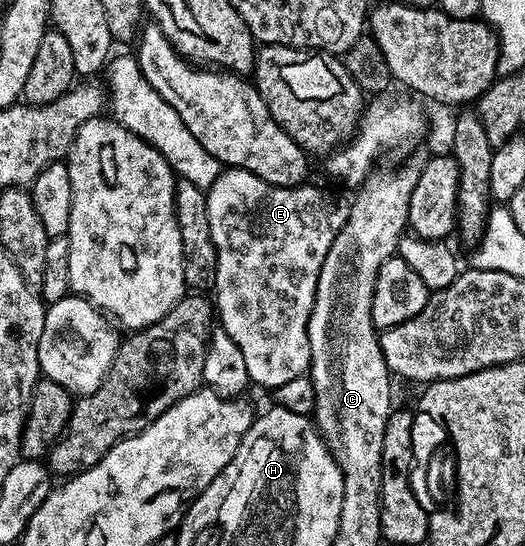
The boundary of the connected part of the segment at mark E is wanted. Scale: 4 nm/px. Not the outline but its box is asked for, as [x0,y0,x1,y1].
[207,167,349,389]

